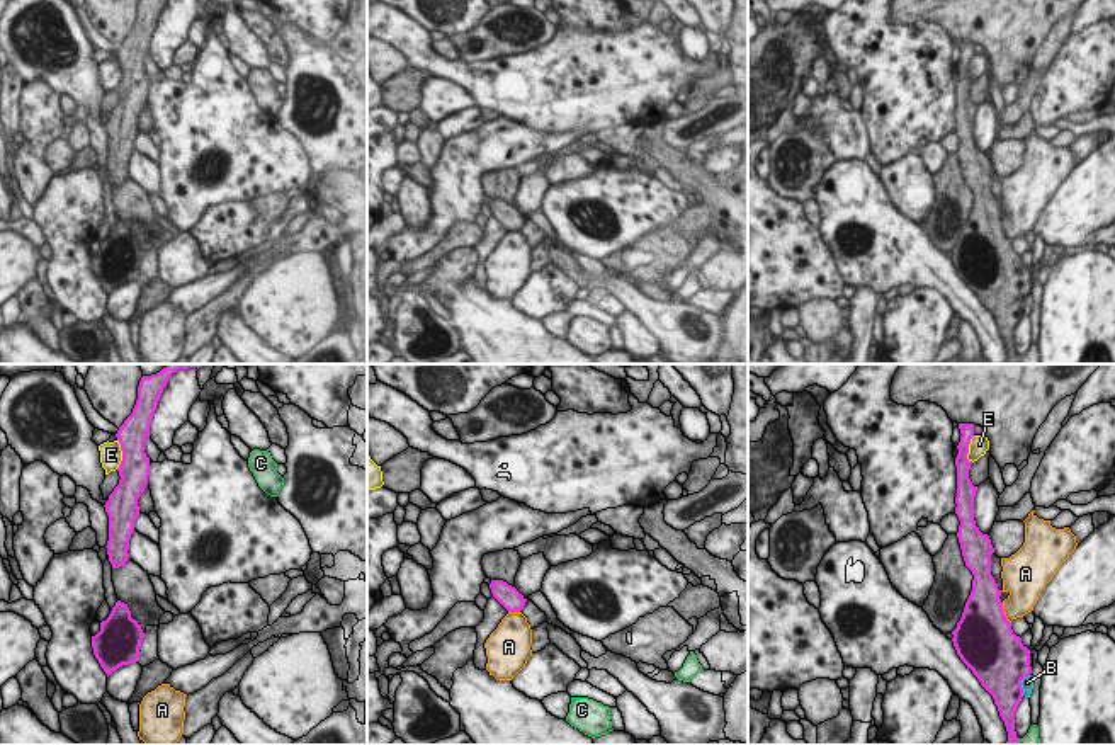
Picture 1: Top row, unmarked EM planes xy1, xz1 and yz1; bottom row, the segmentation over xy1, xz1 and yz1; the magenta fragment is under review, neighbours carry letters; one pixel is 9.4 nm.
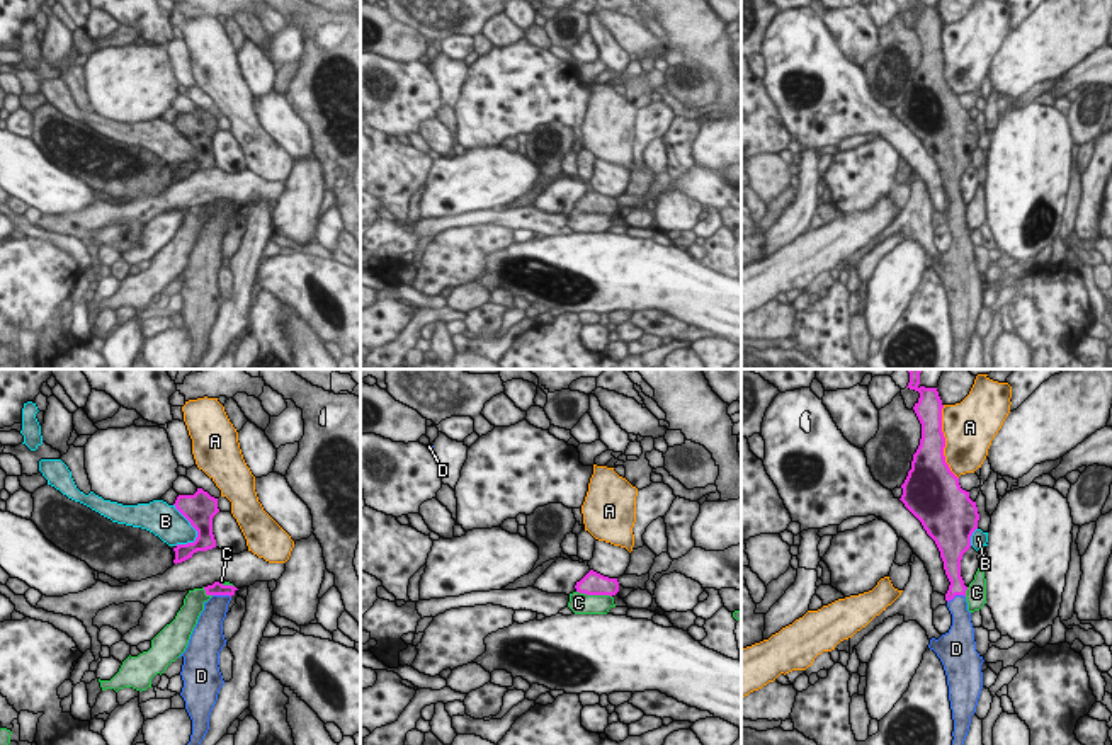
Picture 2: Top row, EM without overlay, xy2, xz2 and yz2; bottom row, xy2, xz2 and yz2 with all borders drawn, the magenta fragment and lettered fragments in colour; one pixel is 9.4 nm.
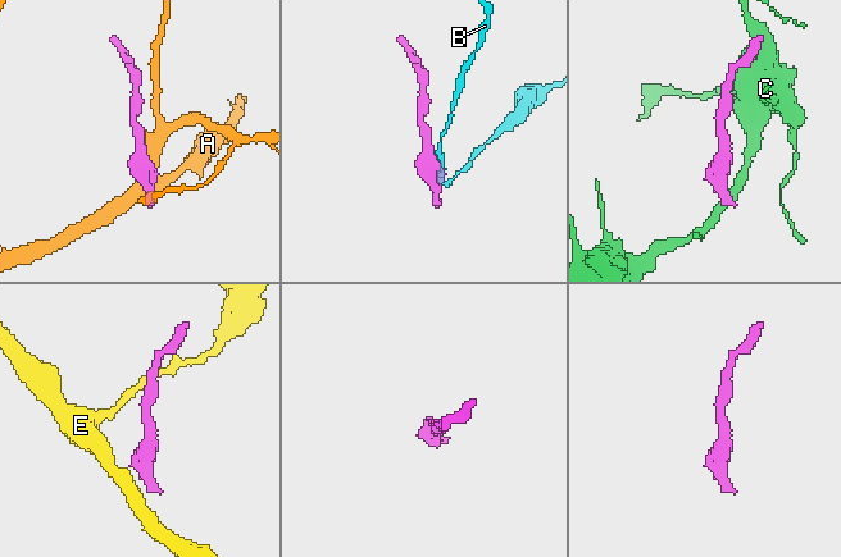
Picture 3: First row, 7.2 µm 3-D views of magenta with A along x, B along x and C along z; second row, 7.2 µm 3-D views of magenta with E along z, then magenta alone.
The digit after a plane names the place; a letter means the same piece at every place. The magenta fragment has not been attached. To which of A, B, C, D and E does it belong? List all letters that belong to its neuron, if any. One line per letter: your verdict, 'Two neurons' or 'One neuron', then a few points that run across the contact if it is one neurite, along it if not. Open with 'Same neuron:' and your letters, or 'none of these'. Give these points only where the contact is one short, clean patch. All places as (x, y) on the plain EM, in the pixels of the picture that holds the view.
Same neuron: D
A: Two neurons
B: Two neurons
C: Two neurons. Line: xz2 (577, 210), (611, 216)
D: One neuron. Line: xy2 (216, 208), (221, 213), (215, 230)
E: Two neurons

